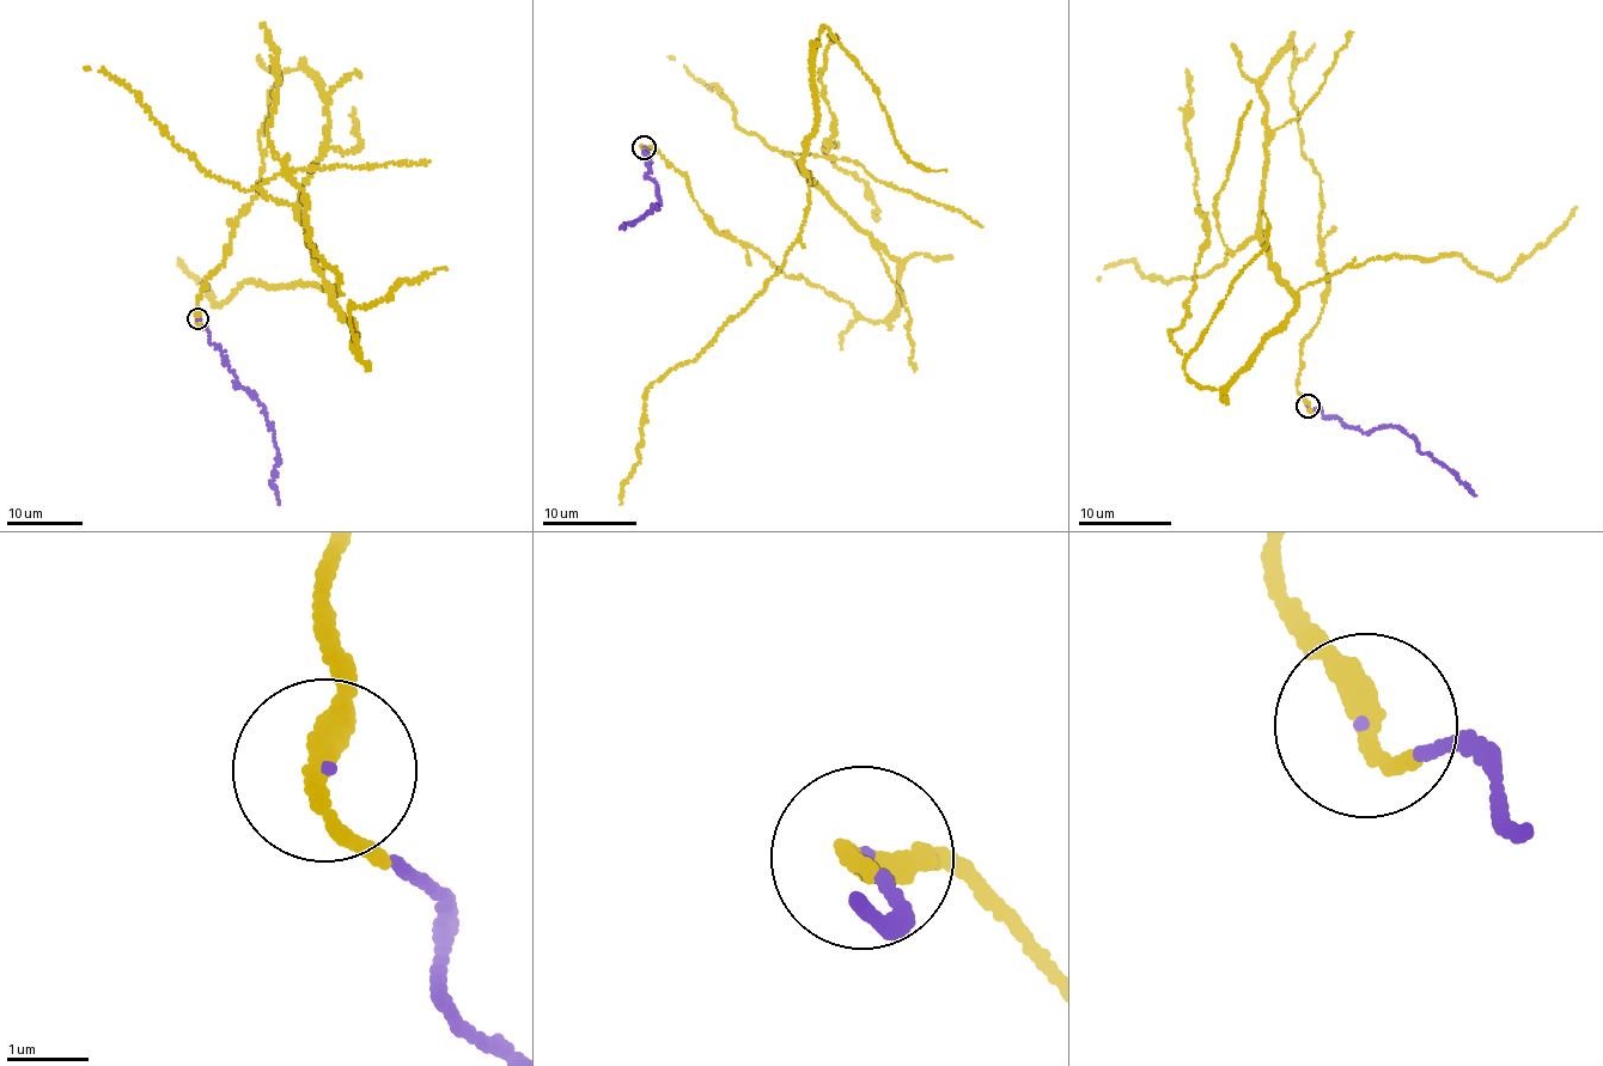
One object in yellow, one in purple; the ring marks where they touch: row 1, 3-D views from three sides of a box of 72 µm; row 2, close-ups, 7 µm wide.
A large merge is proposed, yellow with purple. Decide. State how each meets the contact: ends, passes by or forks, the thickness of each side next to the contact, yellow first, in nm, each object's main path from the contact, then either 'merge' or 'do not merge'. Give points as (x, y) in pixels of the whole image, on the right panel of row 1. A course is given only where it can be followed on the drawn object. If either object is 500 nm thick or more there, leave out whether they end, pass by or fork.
yellow passes by; purple ends; calibres 260 and 40 nm; course yellow (1308, 407), (1327, 286), (1291, 44), (1260, 87), (1262, 245), (1291, 290), (1395, 255), (1497, 279), (1577, 207); course purple (1308, 407), (1365, 433), (1391, 425), (1396, 427), (1414, 439), (1416, 449), (1438, 461), (1476, 495); merge

